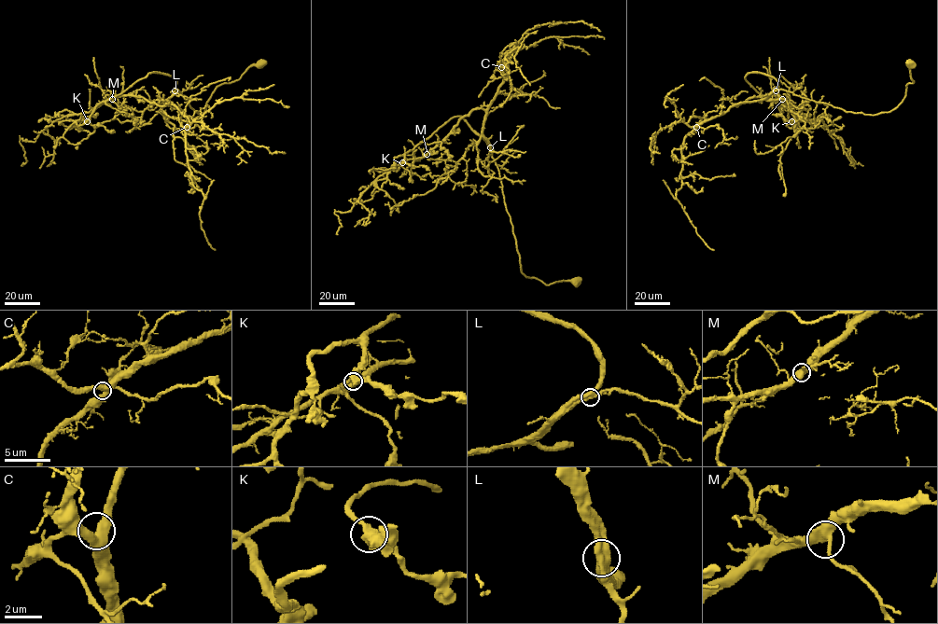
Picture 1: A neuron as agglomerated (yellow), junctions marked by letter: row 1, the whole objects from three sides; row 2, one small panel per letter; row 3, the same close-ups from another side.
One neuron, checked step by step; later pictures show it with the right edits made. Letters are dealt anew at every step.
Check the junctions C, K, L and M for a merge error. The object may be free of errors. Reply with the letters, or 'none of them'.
none of them

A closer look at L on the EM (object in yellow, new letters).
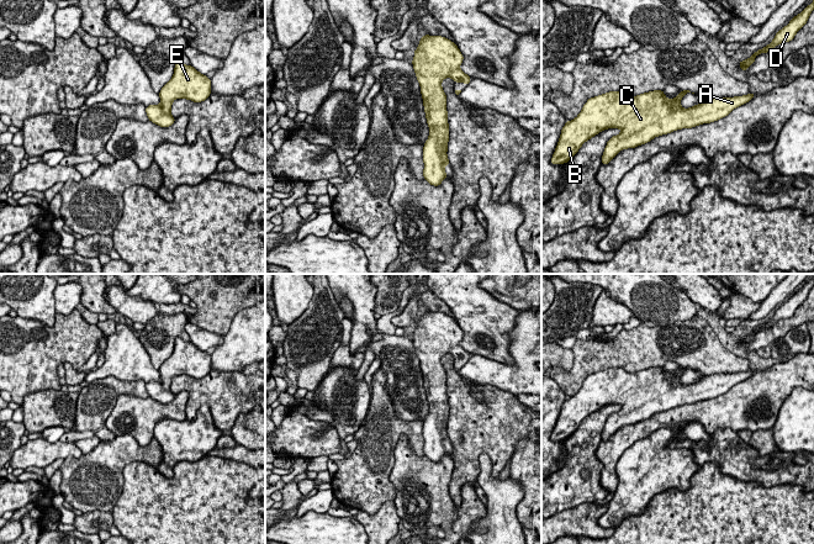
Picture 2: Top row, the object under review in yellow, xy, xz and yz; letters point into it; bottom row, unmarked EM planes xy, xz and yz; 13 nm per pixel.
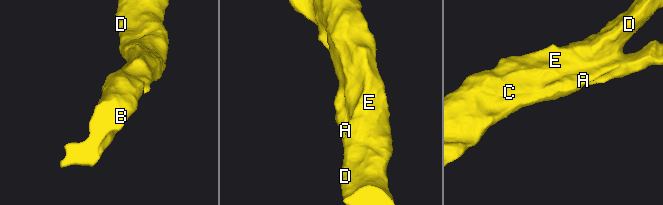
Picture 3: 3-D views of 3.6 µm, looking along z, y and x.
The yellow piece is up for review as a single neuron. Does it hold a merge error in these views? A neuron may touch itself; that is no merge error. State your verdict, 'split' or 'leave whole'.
leave whole

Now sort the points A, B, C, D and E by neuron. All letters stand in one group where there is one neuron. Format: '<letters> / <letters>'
A B C D E

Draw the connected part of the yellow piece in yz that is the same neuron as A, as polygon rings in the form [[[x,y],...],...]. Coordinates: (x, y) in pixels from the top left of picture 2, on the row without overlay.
[[[662,366],[634,374],[622,368],[609,368],[588,375],[578,392],[562,403],[550,439],[567,439],[593,412],[607,405],[620,405],[622,408],[613,412],[604,424],[602,442],[606,442],[622,426],[635,424],[677,406],[718,397],[755,374],[750,369],[744,373],[704,375],[698,381],[683,385],[680,379],[688,369],[682,366],[675,375],[667,375]]]

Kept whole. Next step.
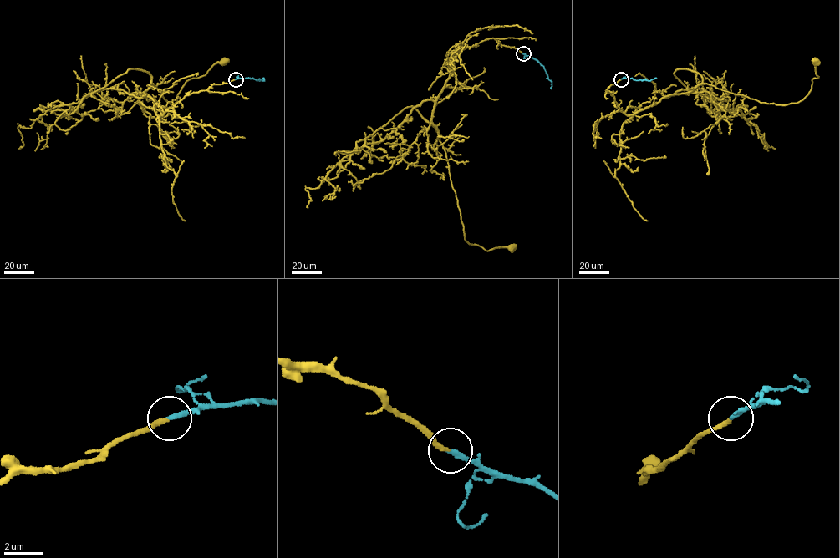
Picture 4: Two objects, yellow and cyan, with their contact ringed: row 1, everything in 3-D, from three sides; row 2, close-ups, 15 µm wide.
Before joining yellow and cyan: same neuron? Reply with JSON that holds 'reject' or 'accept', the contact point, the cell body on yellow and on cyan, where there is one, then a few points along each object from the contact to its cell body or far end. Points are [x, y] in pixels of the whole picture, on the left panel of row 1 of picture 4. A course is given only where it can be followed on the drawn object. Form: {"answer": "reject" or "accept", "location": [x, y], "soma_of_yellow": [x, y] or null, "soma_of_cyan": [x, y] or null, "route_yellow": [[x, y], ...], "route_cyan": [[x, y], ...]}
{"answer": "accept", "location": [236, 79], "soma_of_yellow": [224, 61], "soma_of_cyan": null, "route_yellow": [[236, 79], [185, 95], [162, 115], [145, 93], [152, 83], [173, 104], [185, 83], [223, 60]], "route_cyan": [[236, 79], [264, 81], [263, 78]]}

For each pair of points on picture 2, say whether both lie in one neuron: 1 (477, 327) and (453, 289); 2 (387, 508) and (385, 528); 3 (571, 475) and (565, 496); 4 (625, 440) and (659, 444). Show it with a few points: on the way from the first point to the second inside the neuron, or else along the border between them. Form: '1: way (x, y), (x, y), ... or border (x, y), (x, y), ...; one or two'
1: way (477, 317), (476, 312), (463, 299); one
2: way (387, 513), (385, 523); one
3: way (569, 480), (569, 487), (565, 491); one
4: border (661, 428), (633, 443), (616, 463); two

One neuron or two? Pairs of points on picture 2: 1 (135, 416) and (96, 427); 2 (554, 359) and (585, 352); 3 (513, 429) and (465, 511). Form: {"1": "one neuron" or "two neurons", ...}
{"1": "two neurons", "2": "two neurons", "3": "two neurons"}

